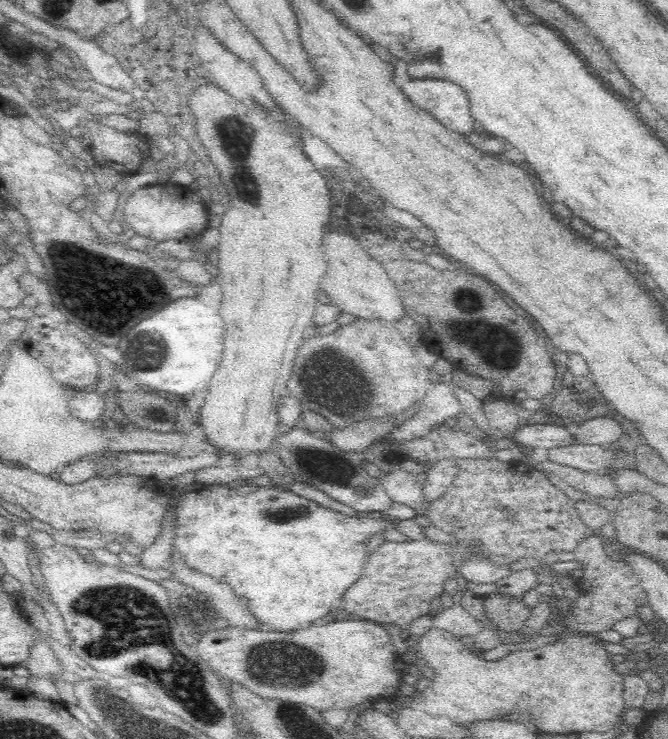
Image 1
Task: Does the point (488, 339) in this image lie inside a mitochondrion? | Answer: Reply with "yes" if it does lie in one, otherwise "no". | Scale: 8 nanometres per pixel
yes

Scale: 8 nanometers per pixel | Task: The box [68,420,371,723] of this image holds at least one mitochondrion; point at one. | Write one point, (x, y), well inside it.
(280, 667)

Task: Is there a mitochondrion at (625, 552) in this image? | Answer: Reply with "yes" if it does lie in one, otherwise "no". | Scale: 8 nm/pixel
no

